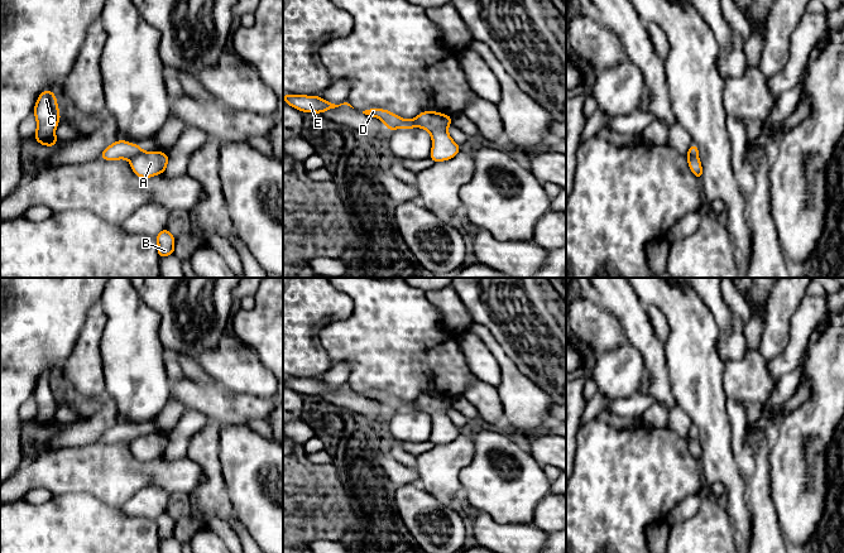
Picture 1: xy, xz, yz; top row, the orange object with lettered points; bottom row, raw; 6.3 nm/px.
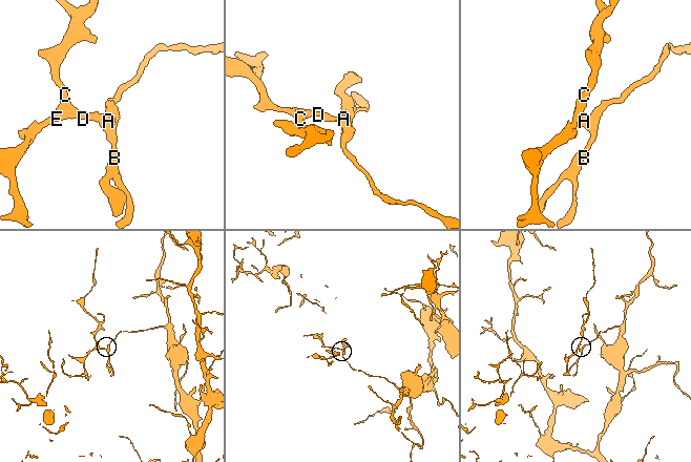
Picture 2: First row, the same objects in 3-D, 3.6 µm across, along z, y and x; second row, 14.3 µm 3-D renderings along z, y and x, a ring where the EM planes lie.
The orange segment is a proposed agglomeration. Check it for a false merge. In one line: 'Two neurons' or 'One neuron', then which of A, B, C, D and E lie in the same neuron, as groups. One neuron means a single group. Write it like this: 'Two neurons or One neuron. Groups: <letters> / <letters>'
Two neurons. Groups: A B / C D E

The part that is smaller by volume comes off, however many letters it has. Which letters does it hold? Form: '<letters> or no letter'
C, D, E

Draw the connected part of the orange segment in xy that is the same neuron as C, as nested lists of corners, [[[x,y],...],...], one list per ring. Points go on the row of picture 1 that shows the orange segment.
[[[44,90],[37,100],[33,114],[37,117],[35,140],[42,145],[56,145],[58,138],[54,131],[61,120],[56,95]]]

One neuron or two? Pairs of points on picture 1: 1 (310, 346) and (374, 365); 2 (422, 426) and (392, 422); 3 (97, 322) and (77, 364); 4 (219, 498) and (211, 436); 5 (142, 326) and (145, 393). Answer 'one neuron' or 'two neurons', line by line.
1: two neurons
2: one neuron
3: one neuron
4: one neuron
5: one neuron

